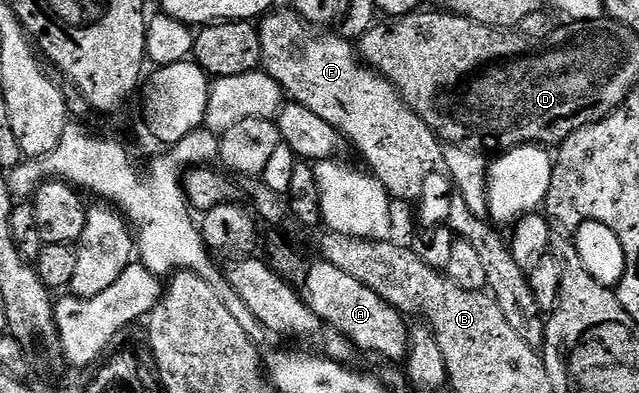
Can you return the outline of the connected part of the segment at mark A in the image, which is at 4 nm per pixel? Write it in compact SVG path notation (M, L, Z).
M319 258L313 260L304 272L304 285L298 288L304 304L310 306L328 328L341 332L361 353L373 352L384 360L403 361L408 355L410 328L407 323L404 325L402 313L374 294L370 286L362 286L362 282L350 278L350 274L342 274L338 266L330 266Z

